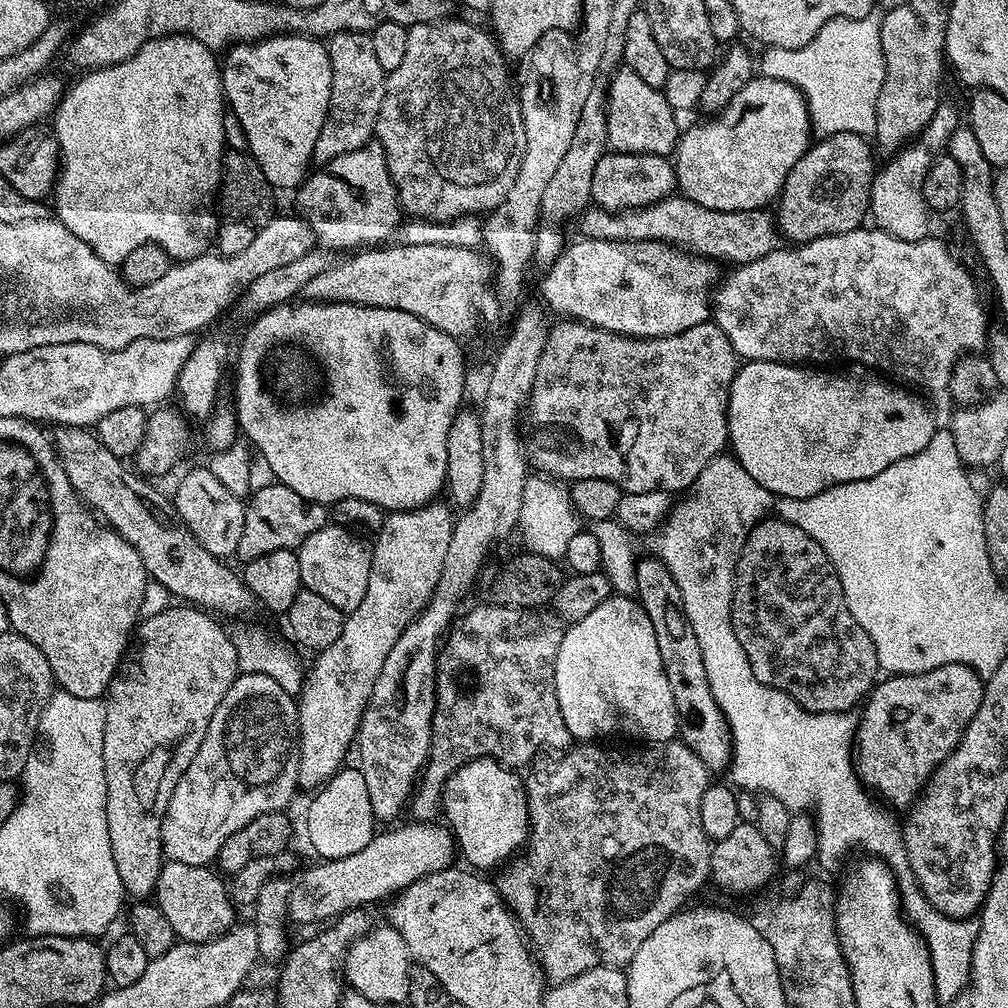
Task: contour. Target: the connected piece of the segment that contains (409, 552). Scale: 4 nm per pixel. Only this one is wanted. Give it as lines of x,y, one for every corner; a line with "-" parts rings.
440,503
423,504
421,508
385,515
384,525
375,533
371,545
372,569
365,600
357,609
347,613
338,642
319,653
313,659
316,661
308,676
306,672
303,677
296,705
300,722
296,781
297,787
303,791
312,792
323,787
325,781
345,763
350,744
353,745
359,733
374,682
394,642
400,637
400,631
408,624
408,611
427,604
440,585
454,523
453,509
447,503

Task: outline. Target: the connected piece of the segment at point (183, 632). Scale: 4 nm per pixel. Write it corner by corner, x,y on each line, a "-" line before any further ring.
170,606
166,610
162,610
162,614
143,617
134,629
134,639
125,651
116,675
108,683
105,706
106,724
102,742
102,758
105,760
106,776
106,821
118,877
121,878
125,893
129,897
136,896
132,898
148,898
156,891
158,874
166,860
164,843
160,835
166,806
170,802
170,794
174,794
174,786
178,786
182,774
186,774
186,766
190,766
190,762
194,762
194,754
198,754
198,746
202,746
202,742
206,738
206,730
210,730
210,718
214,718
214,710
218,710
222,698
226,698
226,690
230,690
230,686
236,681
237,675
241,671
235,639
231,635
228,637
227,630
219,622
221,623
215,615
195,606

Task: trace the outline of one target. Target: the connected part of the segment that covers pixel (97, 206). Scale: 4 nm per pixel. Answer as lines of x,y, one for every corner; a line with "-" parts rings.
173,34
160,36
157,40
146,42
138,54
134,54
126,62
115,64
109,68
100,68
89,71
72,89
61,95
60,102
54,113
54,131
56,141
60,147
60,174
56,178
54,201
56,200
55,219
61,220
70,230
70,234
78,234
86,246
93,248
102,258
102,262
118,266
130,254
130,250
138,250
138,246
157,244
166,250
173,261
183,262
192,260
195,256
205,255
209,251
210,242
216,239
218,219
211,212
214,208
214,197
220,187
220,174
224,167
224,112
226,116
226,101
224,98
224,81
222,68
218,63
217,53
213,49
202,46
192,36

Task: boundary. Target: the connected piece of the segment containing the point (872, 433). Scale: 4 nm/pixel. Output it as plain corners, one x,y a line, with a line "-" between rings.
749,360
741,363
736,370
736,377
732,383
732,388
728,391
728,444
730,445
731,455
736,457
736,461
758,482
758,486
766,486
773,497
785,500
801,500
810,498
822,490
832,488
836,484
845,484
855,480
865,480
874,478
874,474
882,474
886,466
894,462
902,462
902,458
910,458
914,454
921,452
934,438
938,431
938,424
932,417
932,412
928,409
928,404
924,400
919,400
915,396
915,391
909,390
904,386
897,386
895,383
884,380
860,380
856,381
852,376
843,376
840,372
819,372
816,366
797,366
794,364
782,364
779,360

